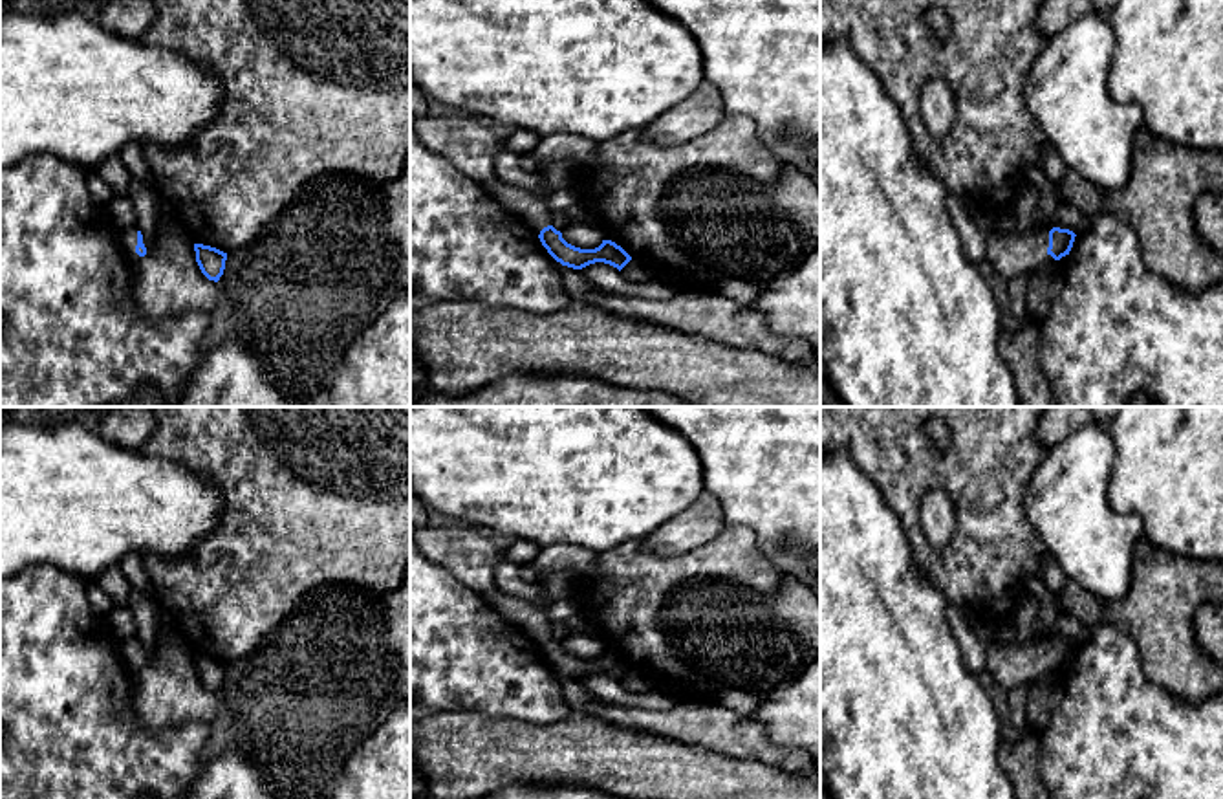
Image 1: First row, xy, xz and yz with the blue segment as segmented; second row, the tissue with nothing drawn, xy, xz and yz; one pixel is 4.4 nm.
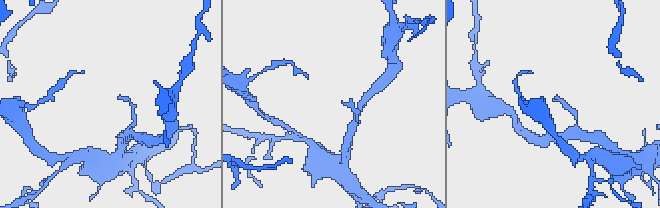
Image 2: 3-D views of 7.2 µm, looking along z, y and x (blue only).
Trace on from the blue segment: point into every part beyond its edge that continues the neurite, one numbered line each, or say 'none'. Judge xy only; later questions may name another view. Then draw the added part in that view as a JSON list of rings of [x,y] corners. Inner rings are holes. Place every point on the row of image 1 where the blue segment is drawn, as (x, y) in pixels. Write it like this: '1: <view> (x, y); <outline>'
1: xy (129, 237); [[[130,227],[130,229],[123,229],[119,231],[119,240],[121,240],[121,247],[126,253],[128,260],[135,266],[137,262],[141,262],[148,253],[150,253],[150,246],[148,242],[143,238],[143,244],[146,247],[146,255],[139,257],[135,253],[135,246],[137,246],[137,227]]]

